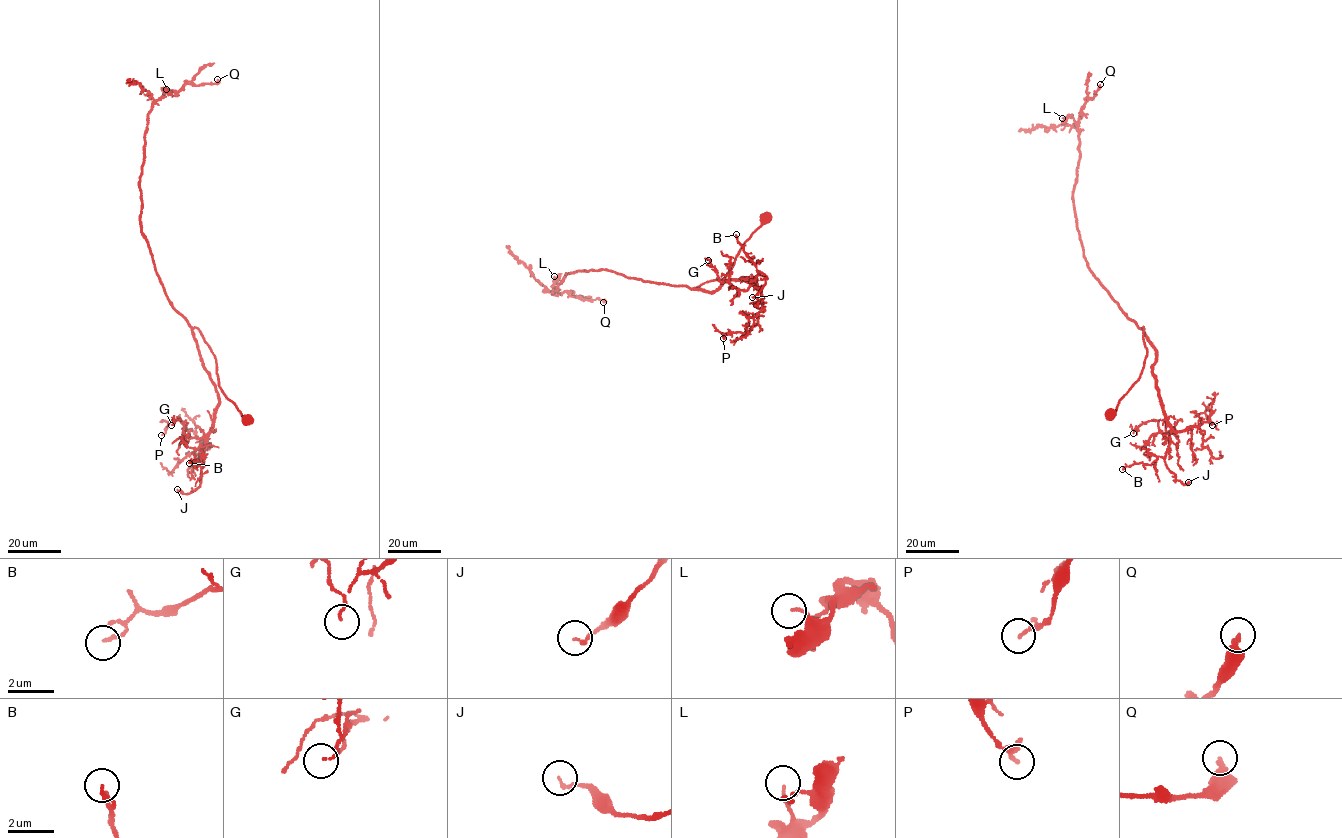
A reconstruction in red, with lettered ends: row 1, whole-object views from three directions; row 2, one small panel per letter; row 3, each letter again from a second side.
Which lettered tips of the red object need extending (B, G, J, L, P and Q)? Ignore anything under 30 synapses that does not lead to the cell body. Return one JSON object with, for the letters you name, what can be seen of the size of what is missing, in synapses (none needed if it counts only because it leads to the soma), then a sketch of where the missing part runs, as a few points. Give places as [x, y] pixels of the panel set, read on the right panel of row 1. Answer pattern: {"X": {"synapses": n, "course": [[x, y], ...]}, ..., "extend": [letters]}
{"extend": []}

